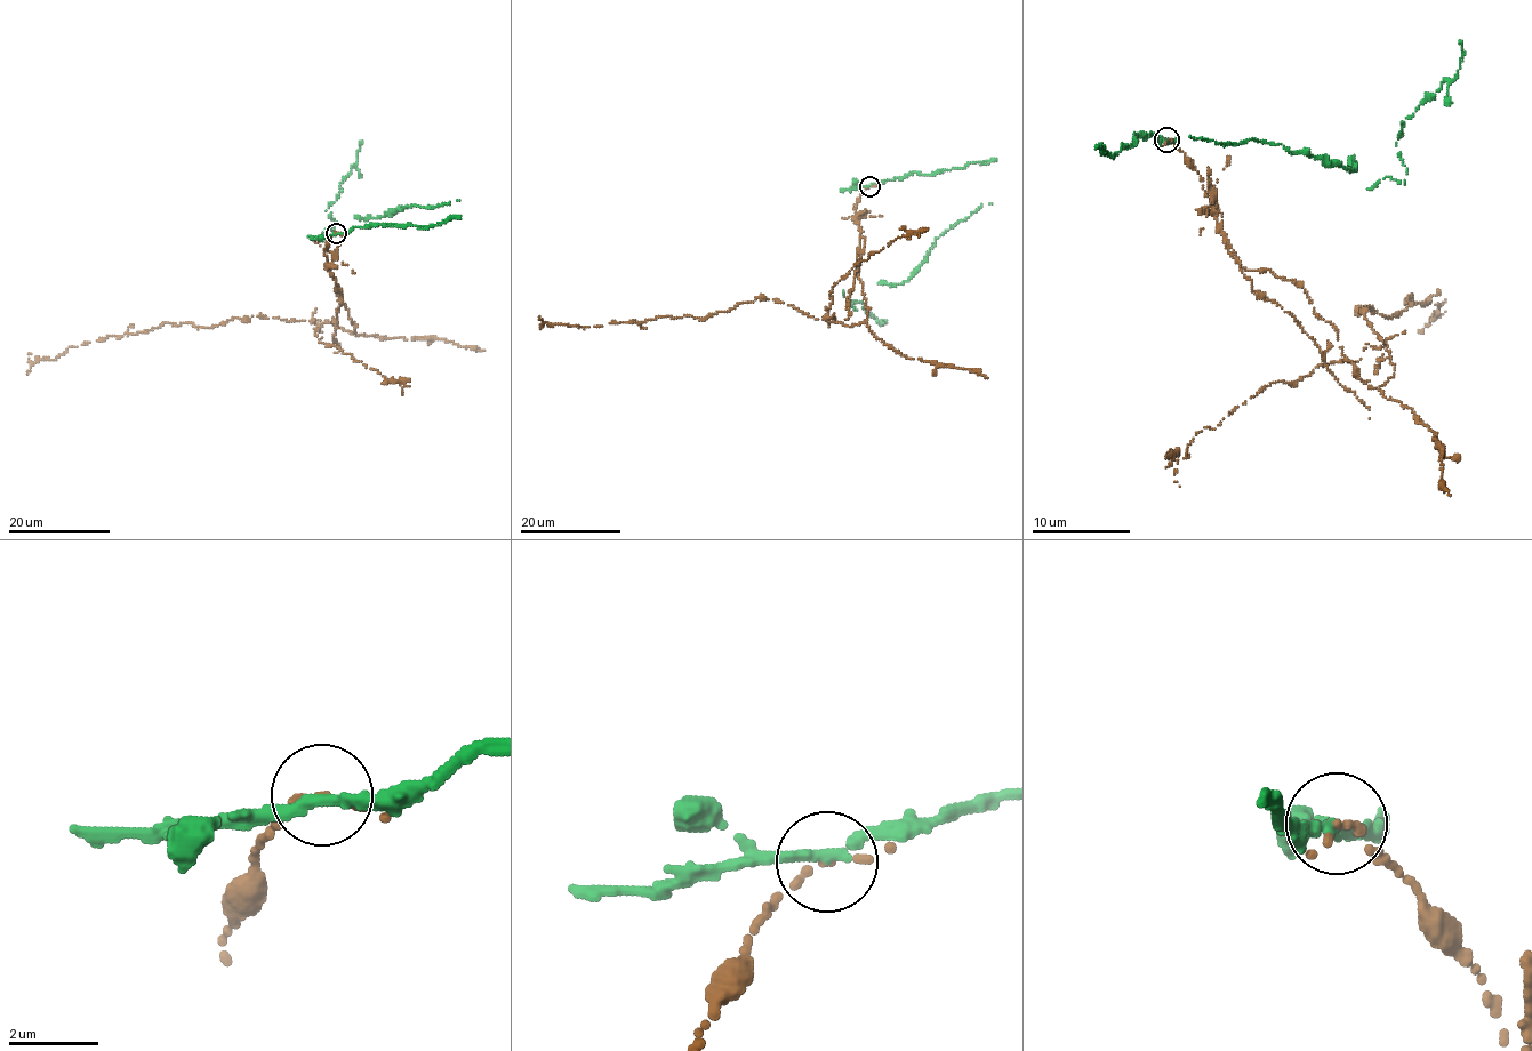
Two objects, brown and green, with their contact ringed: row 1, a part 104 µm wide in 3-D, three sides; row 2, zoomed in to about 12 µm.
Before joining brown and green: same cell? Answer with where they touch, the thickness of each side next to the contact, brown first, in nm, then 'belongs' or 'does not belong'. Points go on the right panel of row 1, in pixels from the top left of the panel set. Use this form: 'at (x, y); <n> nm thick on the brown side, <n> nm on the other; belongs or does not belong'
at (1166, 139); 180 nm thick on the brown side, 260 nm on the other; does not belong

